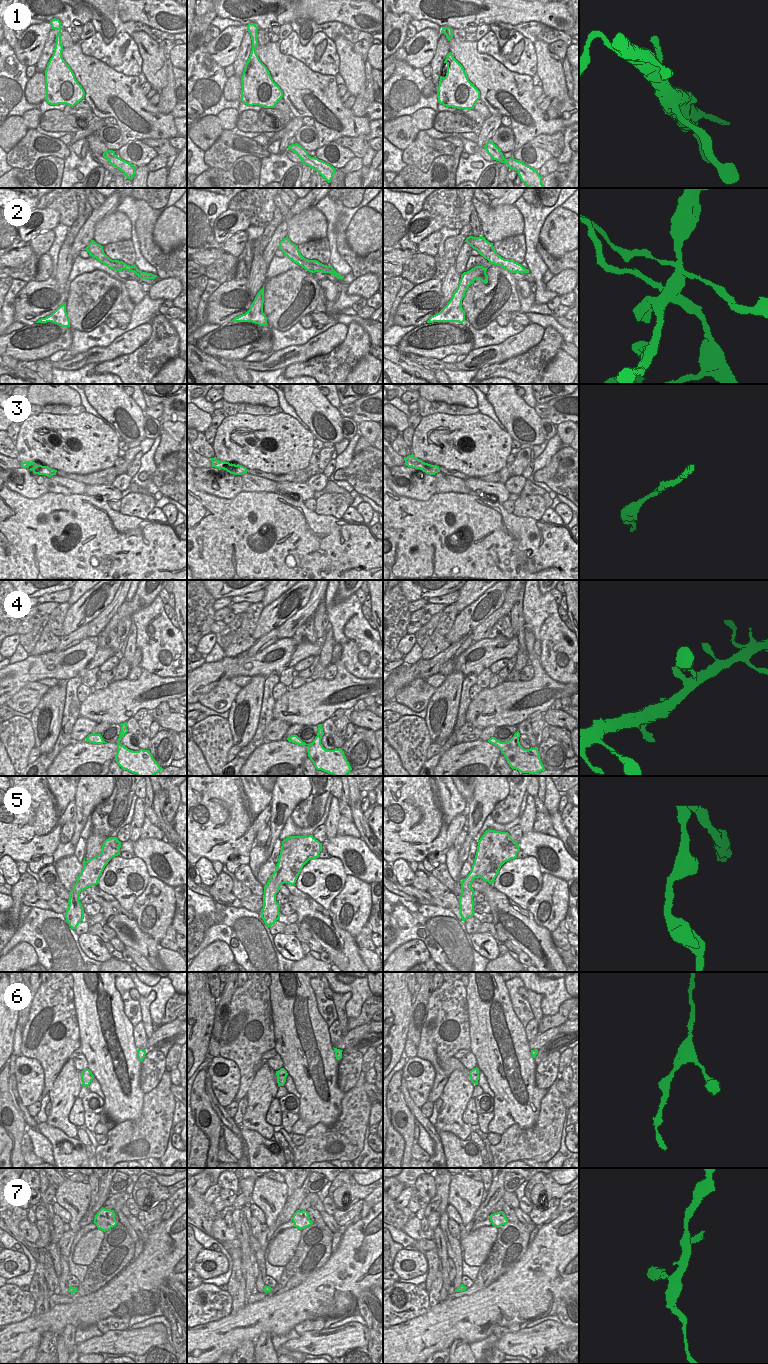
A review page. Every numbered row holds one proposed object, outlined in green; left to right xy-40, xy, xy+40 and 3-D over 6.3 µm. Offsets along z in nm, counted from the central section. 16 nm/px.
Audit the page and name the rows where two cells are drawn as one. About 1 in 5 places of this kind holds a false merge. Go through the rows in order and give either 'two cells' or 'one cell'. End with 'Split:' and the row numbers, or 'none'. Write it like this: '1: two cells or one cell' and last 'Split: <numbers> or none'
1: one cell
2: two cells
3: one cell
4: one cell
5: one cell
6: one cell
7: one cell
Split: 2

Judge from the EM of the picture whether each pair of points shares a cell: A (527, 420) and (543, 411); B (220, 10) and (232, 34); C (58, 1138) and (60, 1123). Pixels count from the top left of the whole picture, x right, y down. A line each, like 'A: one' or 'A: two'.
A: two
B: two
C: two

